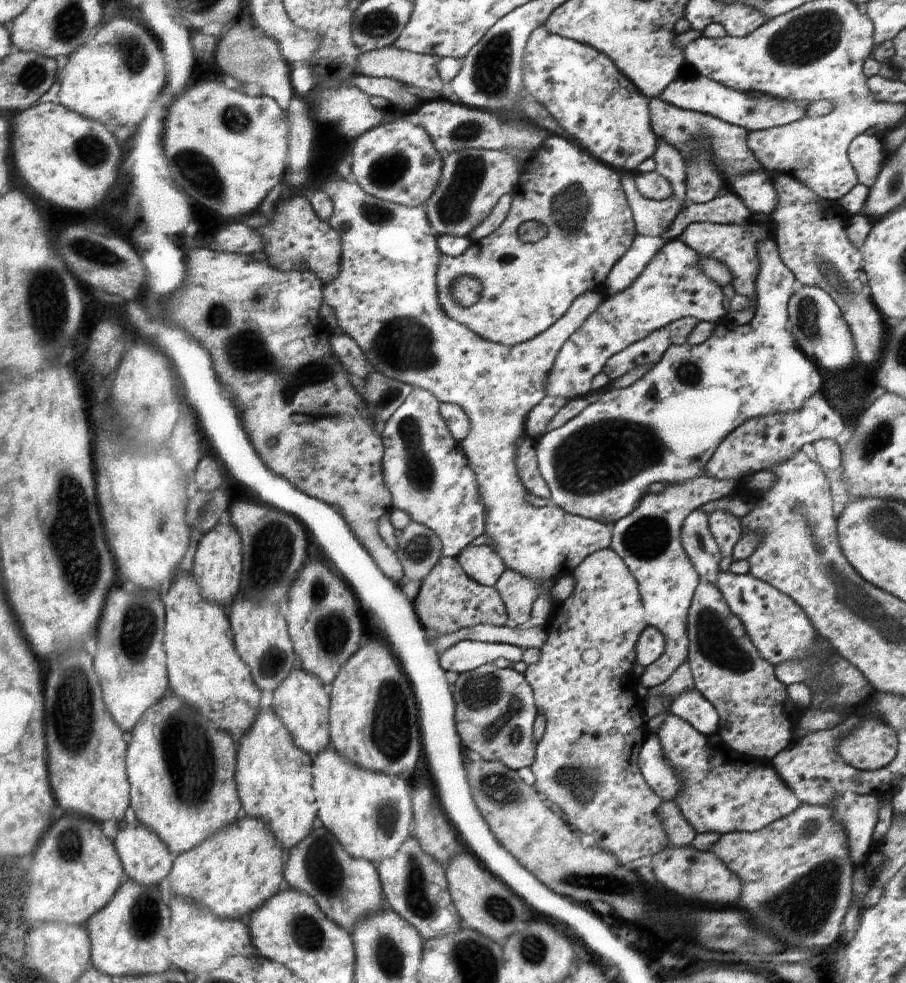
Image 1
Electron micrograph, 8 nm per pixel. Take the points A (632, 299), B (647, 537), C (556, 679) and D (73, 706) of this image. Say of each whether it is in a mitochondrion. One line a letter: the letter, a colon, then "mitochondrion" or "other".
A: mitochondrion
B: mitochondrion
C: other
D: mitochondrion

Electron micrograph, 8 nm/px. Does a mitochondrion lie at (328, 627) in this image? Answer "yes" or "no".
yes

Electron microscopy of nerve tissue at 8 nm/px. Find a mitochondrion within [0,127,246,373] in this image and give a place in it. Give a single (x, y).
(47, 299)

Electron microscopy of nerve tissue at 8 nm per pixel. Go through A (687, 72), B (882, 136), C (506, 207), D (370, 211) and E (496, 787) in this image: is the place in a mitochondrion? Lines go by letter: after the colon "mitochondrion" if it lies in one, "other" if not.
A: other
B: other
C: other
D: mitochondrion
E: mitochondrion

